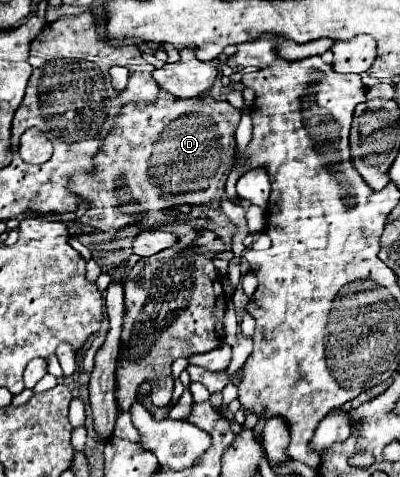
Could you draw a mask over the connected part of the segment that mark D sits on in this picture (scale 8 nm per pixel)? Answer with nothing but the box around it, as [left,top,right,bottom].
[71,91,241,233]

